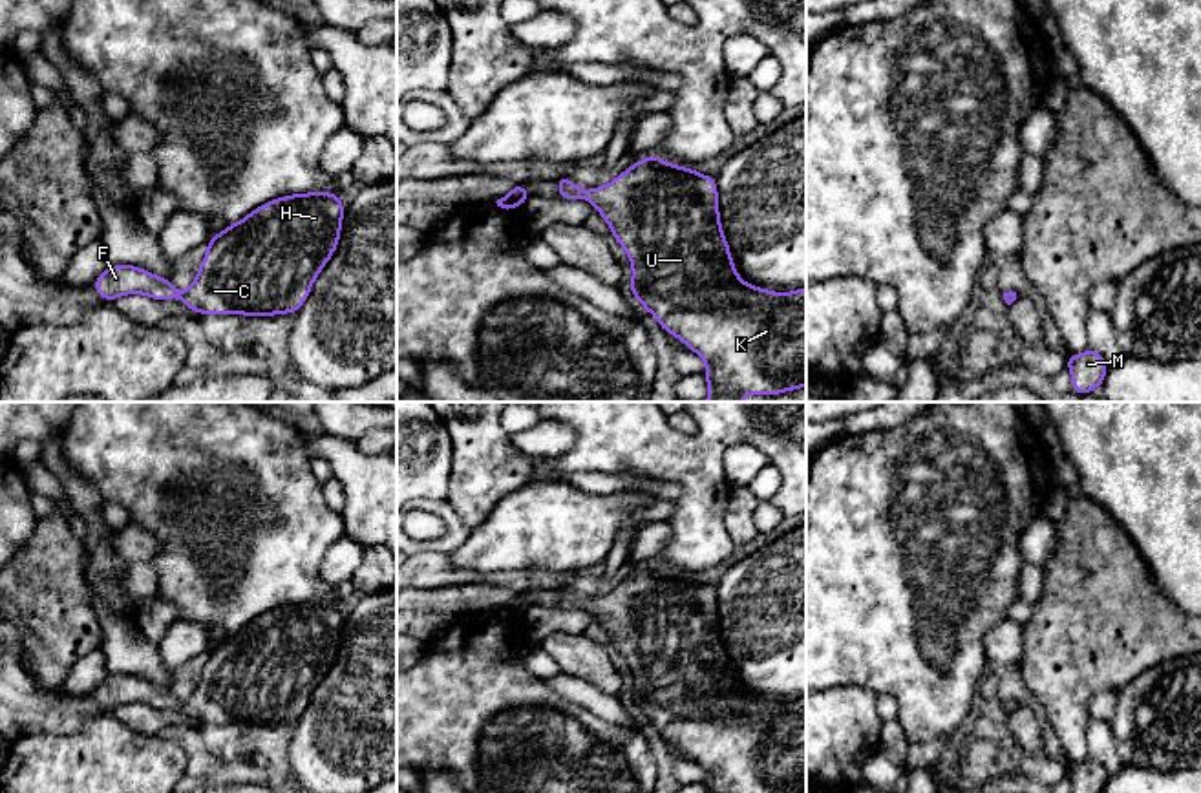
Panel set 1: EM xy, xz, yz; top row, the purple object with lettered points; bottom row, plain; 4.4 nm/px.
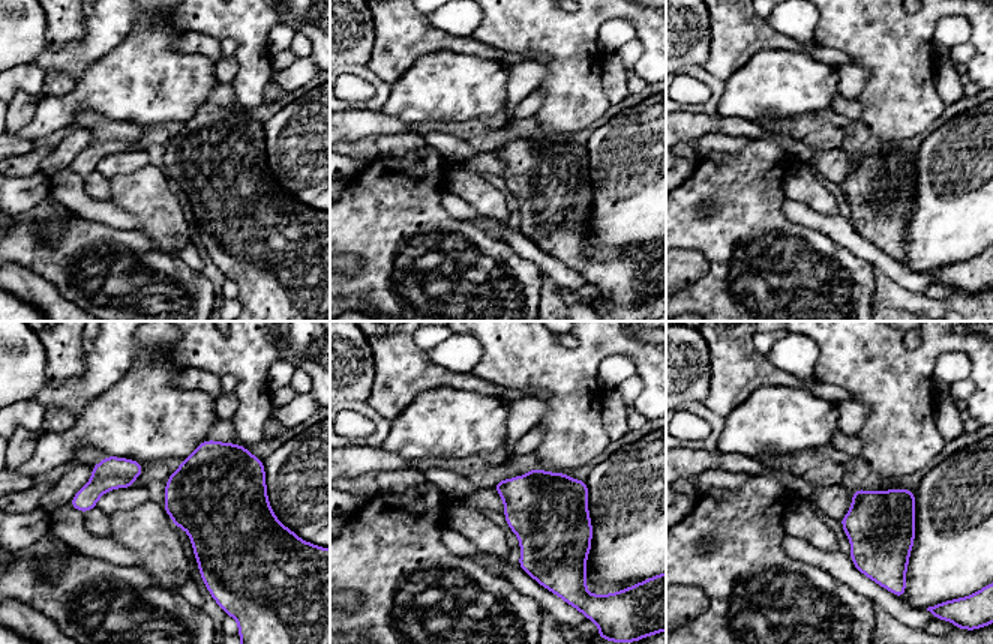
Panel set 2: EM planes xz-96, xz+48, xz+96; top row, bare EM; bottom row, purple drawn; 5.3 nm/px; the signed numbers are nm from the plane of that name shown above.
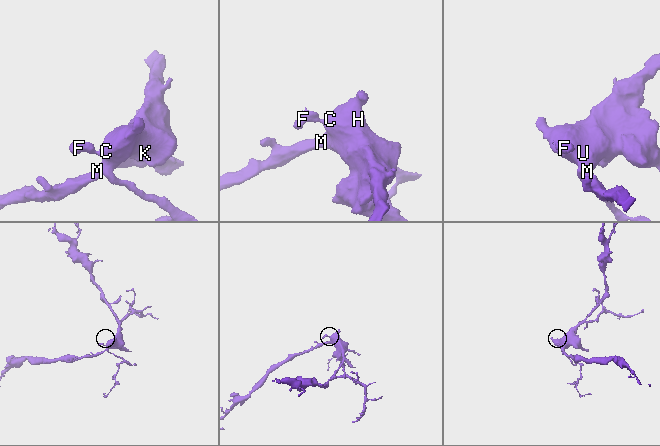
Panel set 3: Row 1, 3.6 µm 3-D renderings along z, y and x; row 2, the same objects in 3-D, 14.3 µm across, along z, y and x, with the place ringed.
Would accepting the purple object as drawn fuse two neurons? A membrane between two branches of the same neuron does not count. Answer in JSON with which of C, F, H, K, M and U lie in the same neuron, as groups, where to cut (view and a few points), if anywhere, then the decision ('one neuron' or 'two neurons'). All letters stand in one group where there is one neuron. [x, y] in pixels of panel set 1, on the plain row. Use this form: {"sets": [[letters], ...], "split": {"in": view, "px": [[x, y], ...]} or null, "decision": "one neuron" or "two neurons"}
{"sets": [["C", "F", "H", "K", "M", "U"]], "split": null, "decision": "one neuron"}

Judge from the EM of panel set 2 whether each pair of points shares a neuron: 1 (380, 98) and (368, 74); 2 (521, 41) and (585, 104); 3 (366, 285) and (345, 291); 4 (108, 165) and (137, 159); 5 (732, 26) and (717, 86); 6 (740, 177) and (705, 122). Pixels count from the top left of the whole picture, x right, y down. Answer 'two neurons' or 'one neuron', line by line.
1: one neuron
2: one neuron
3: one neuron
4: one neuron
5: two neurons
6: two neurons

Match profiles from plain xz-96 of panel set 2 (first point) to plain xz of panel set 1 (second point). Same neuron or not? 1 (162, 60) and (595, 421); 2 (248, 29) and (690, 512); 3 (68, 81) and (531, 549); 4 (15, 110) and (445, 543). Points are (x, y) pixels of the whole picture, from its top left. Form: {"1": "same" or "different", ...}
{"1": "different", "2": "same", "3": "different", "4": "different"}

